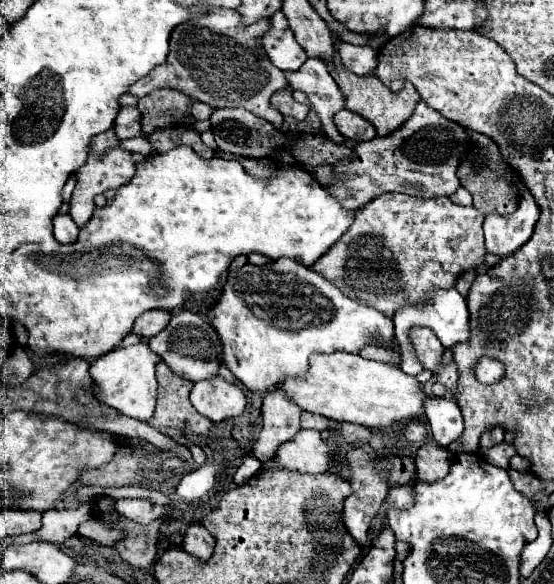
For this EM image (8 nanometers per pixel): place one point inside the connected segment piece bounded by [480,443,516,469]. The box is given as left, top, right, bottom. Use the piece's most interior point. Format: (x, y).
(500, 456)

